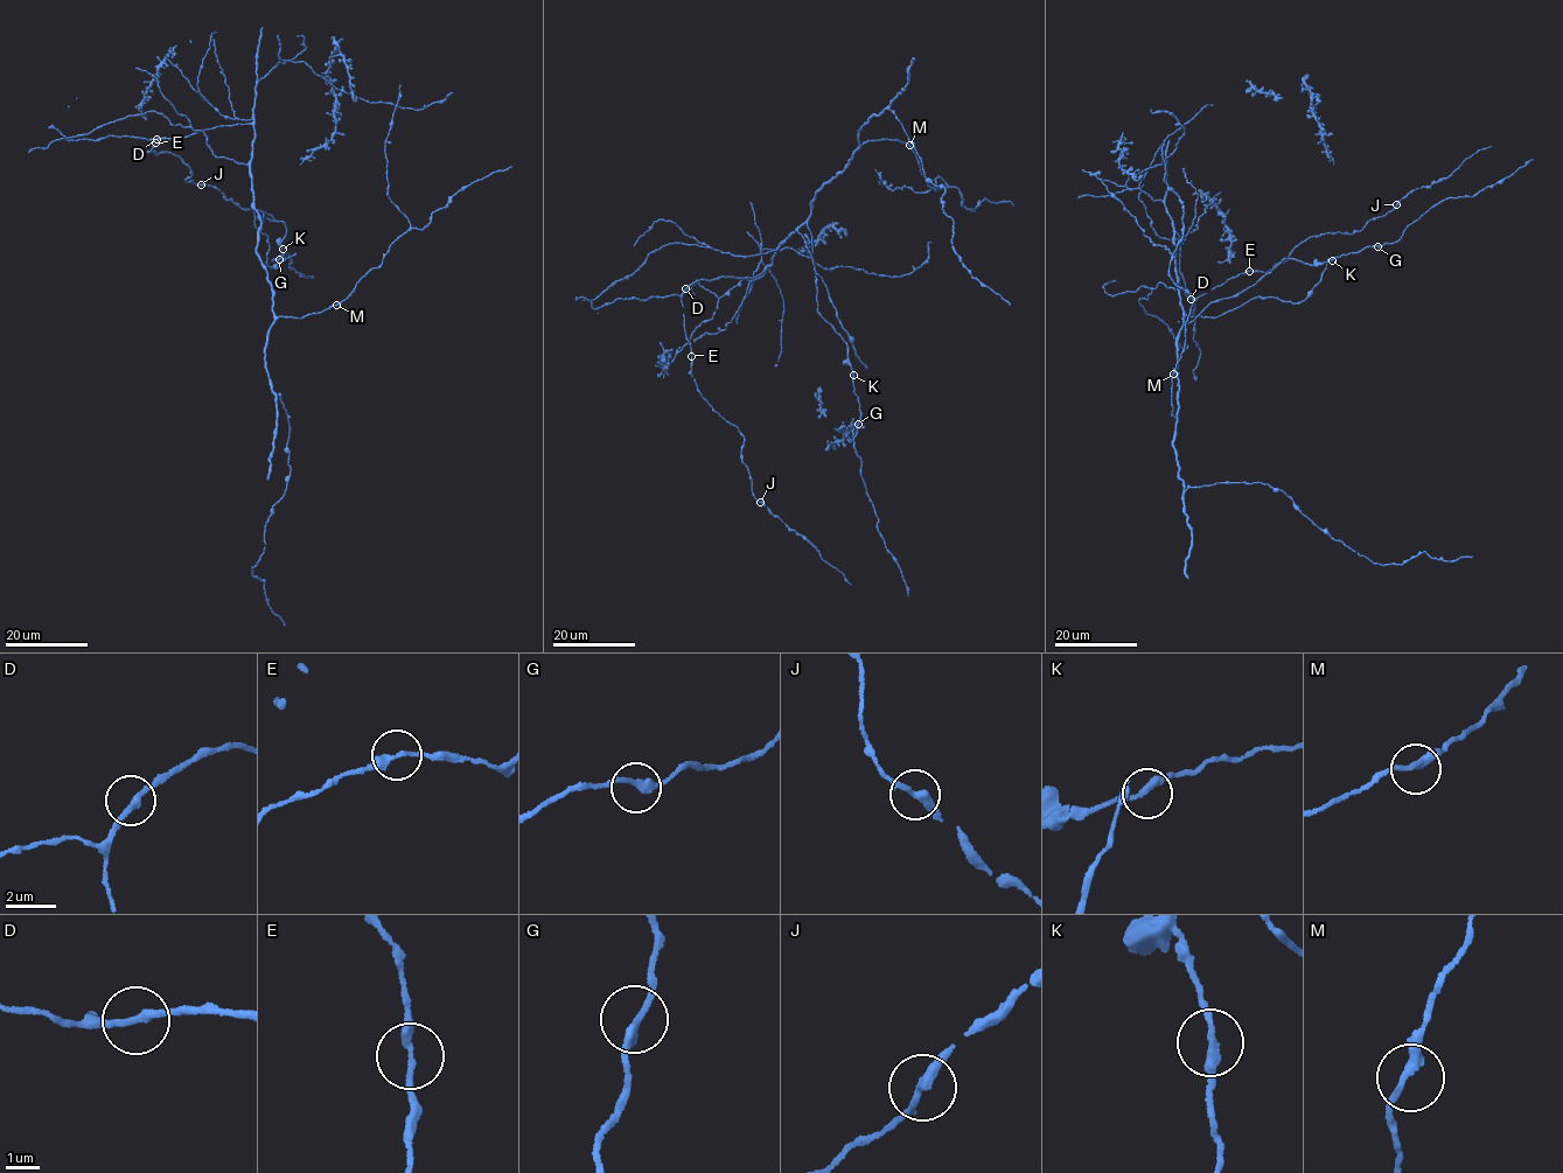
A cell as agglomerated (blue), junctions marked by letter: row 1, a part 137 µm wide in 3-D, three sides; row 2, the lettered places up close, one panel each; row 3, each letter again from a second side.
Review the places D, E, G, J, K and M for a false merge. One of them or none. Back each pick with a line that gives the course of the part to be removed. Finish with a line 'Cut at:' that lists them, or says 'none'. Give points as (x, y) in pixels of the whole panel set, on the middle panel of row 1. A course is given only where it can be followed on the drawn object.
Cut at: none

